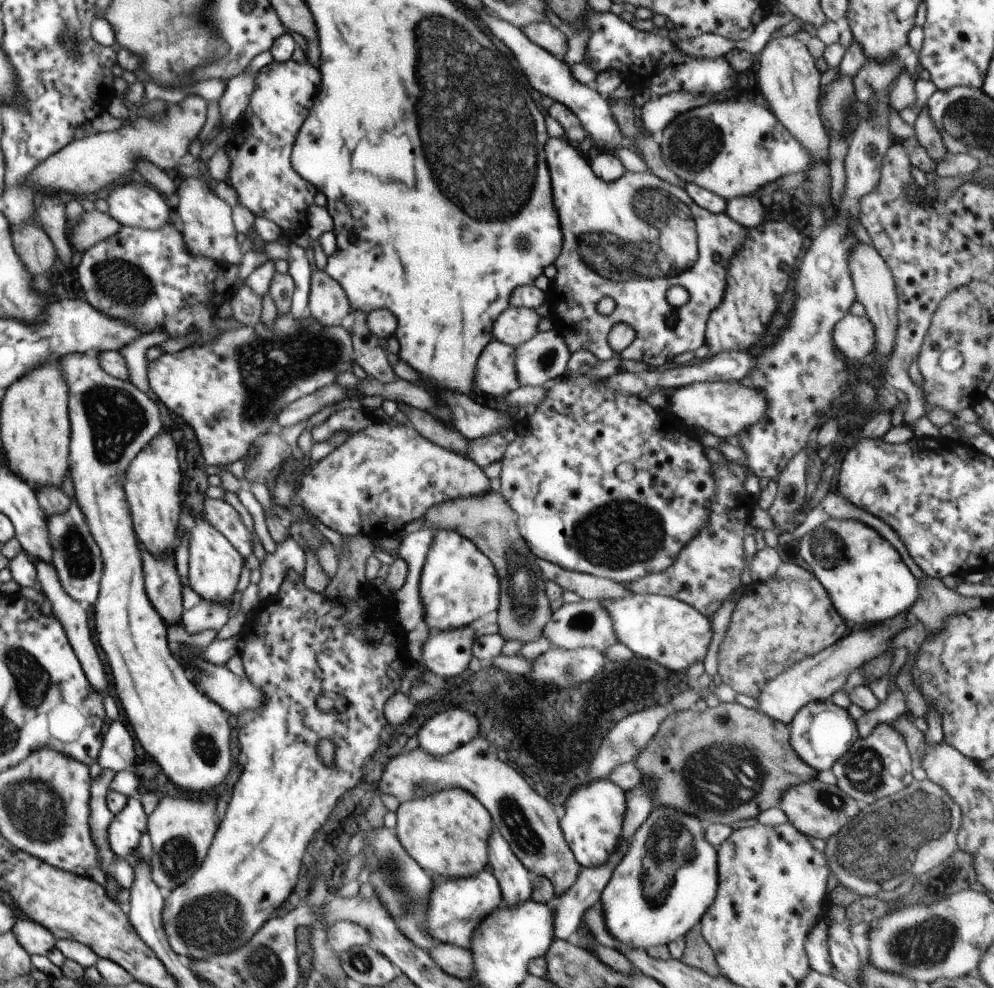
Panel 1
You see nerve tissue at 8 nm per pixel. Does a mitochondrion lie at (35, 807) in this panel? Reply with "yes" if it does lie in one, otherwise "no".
yes

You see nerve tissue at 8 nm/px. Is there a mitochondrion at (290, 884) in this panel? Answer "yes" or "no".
no

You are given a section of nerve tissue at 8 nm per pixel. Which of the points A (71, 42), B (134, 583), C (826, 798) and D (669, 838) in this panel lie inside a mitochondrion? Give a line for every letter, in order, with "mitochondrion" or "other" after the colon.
A: mitochondrion
B: other
C: mitochondrion
D: mitochondrion

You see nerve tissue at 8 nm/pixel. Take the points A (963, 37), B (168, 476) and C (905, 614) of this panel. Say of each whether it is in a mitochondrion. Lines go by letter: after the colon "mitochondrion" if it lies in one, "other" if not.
A: other
B: other
C: other

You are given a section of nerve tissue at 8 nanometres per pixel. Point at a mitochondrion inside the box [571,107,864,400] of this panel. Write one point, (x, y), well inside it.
(664, 222)

